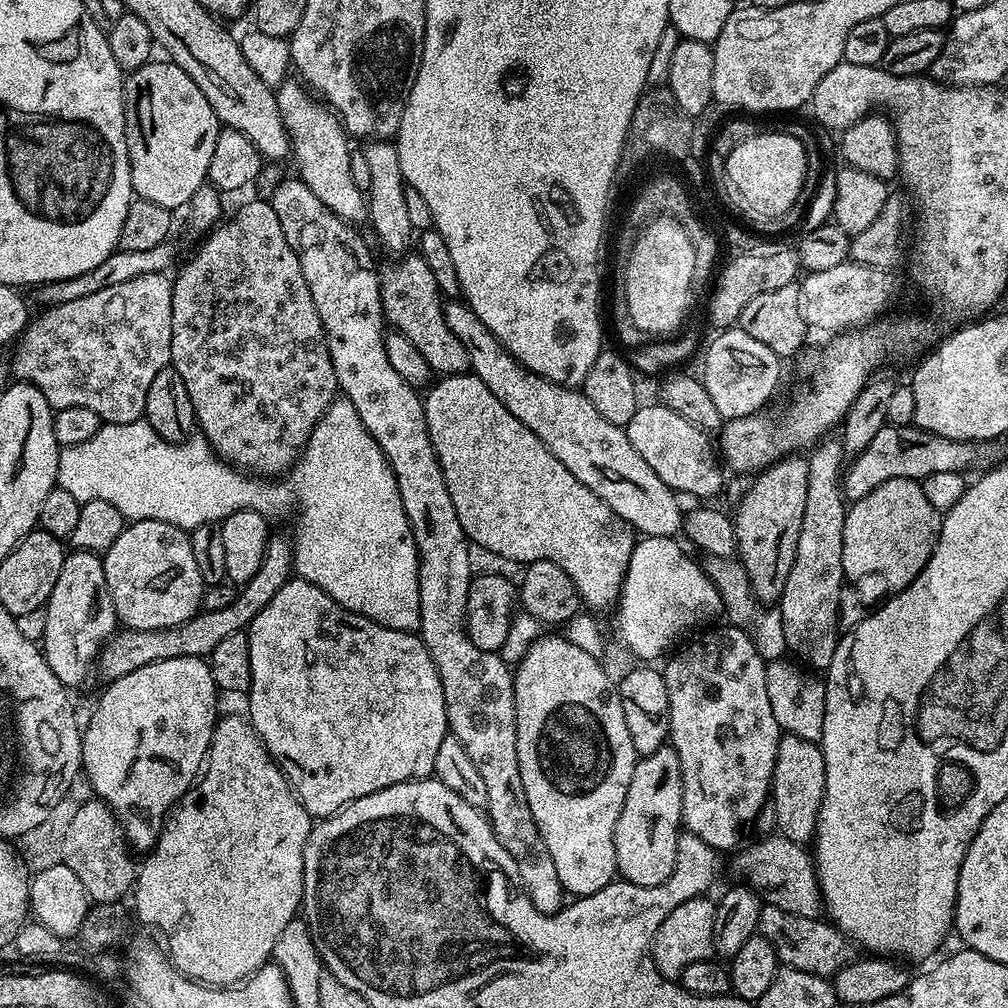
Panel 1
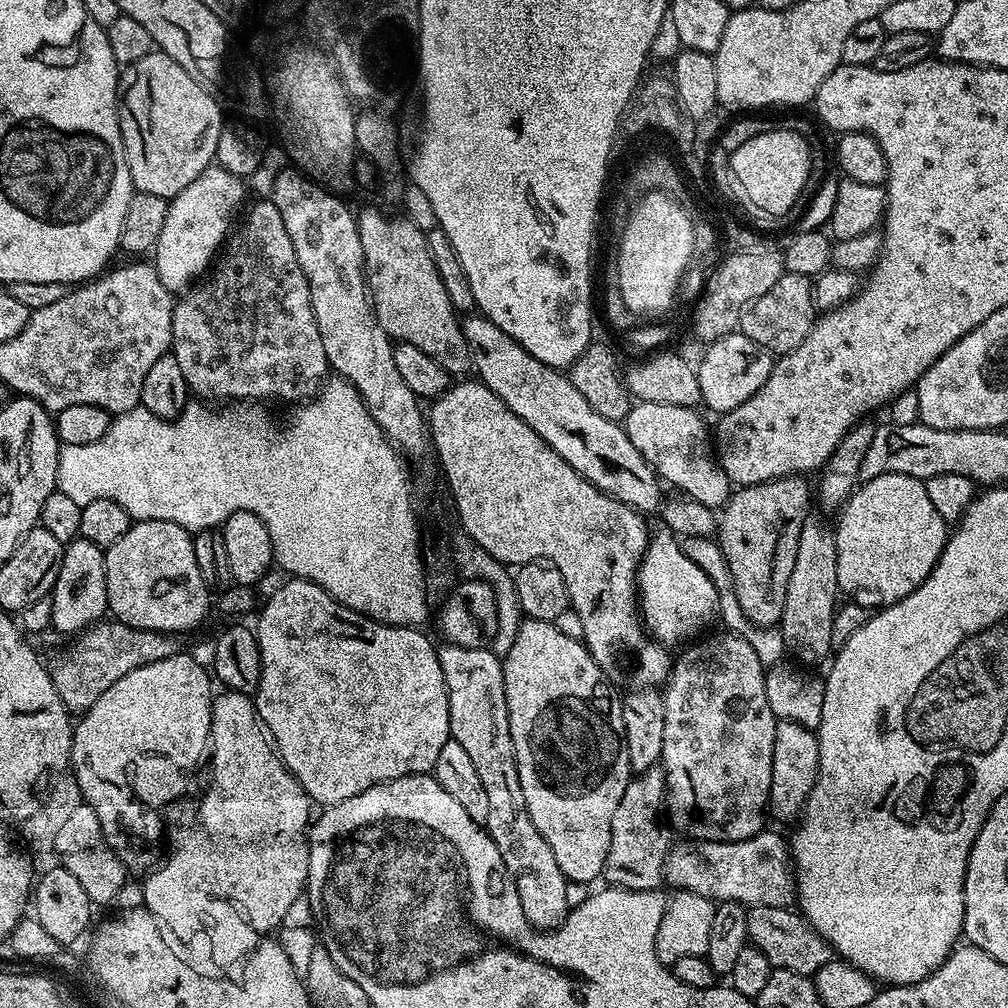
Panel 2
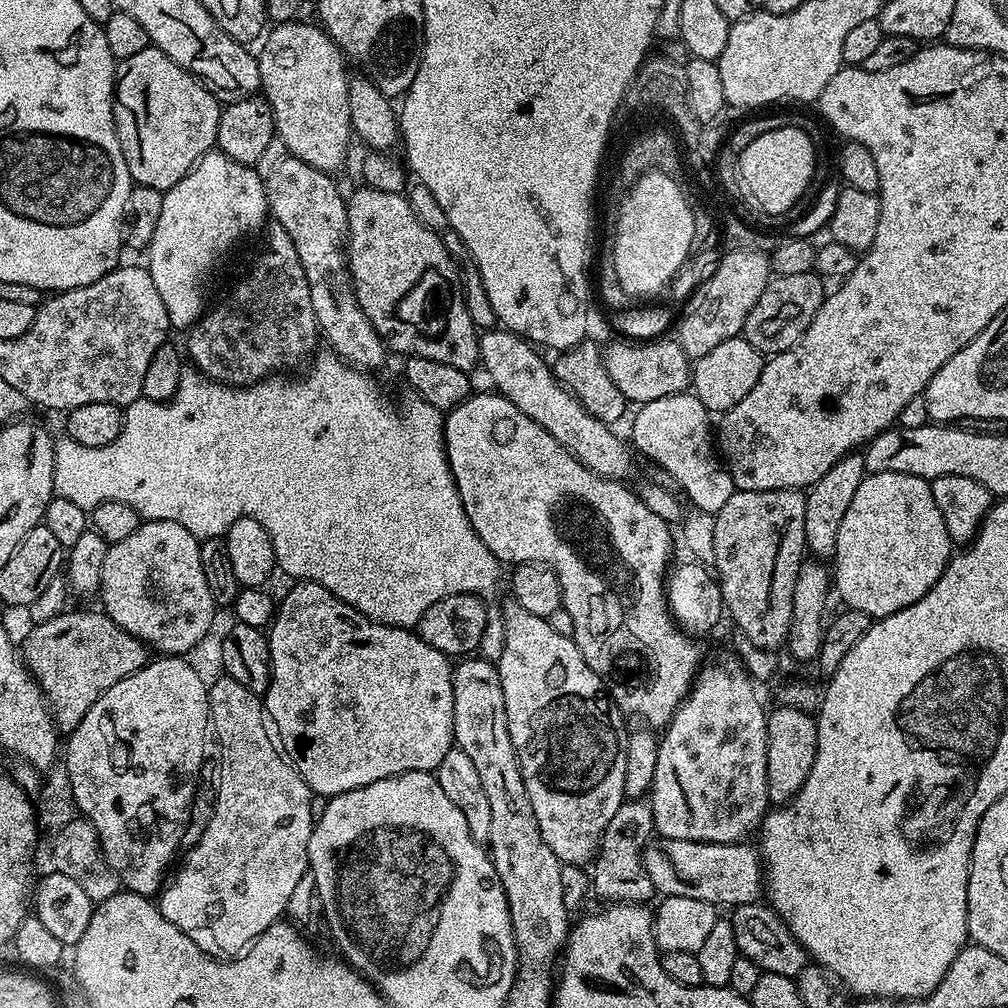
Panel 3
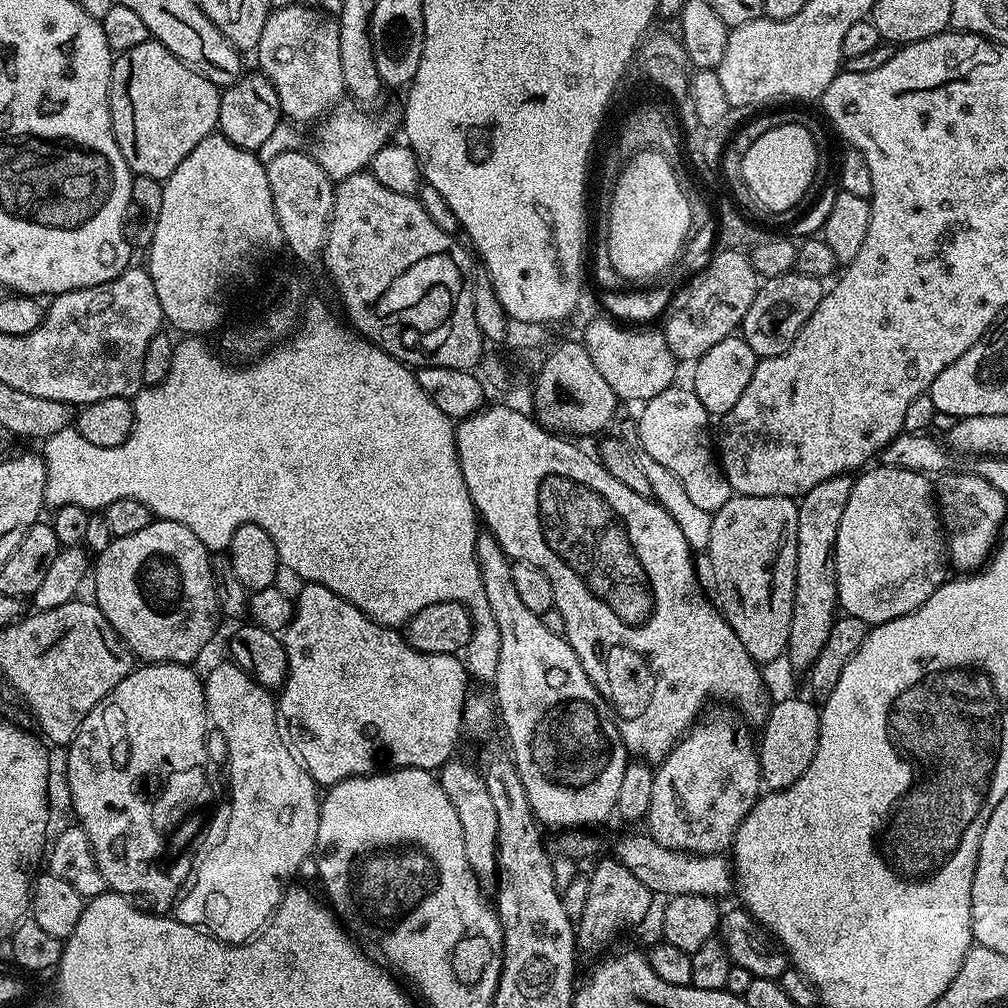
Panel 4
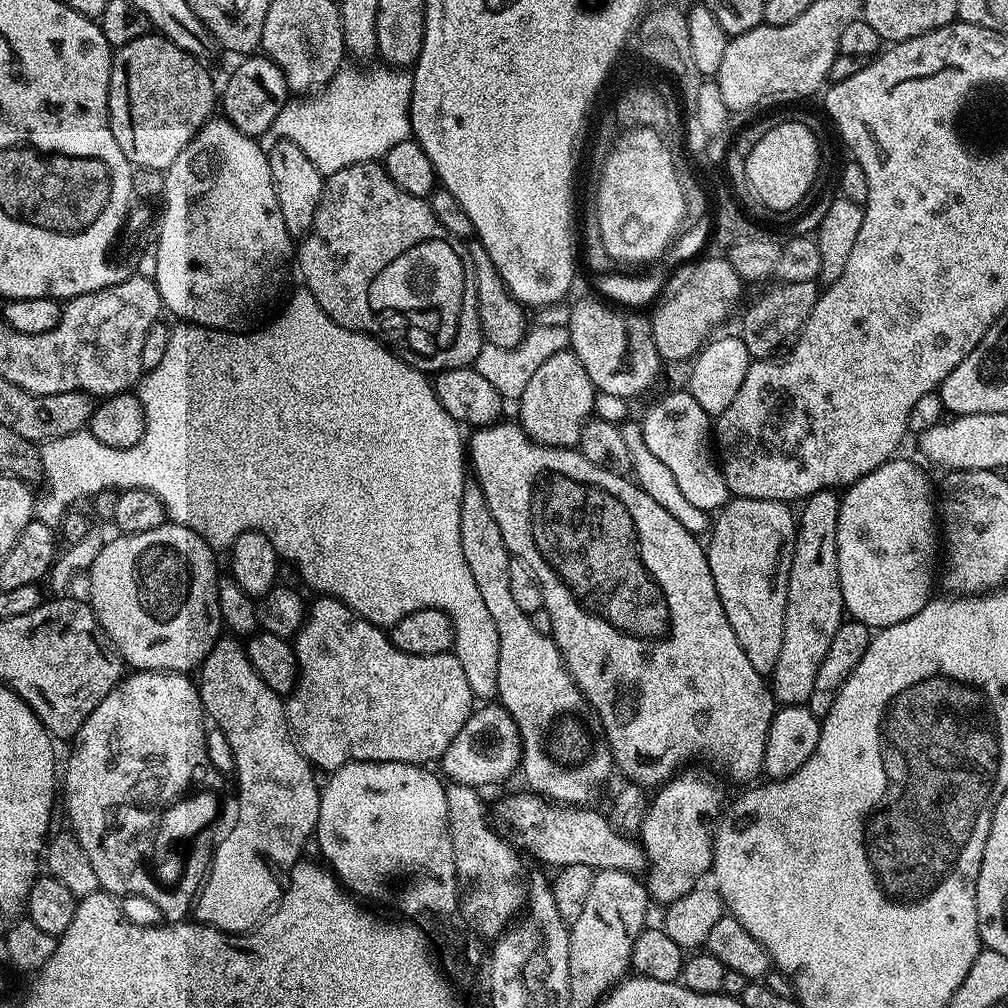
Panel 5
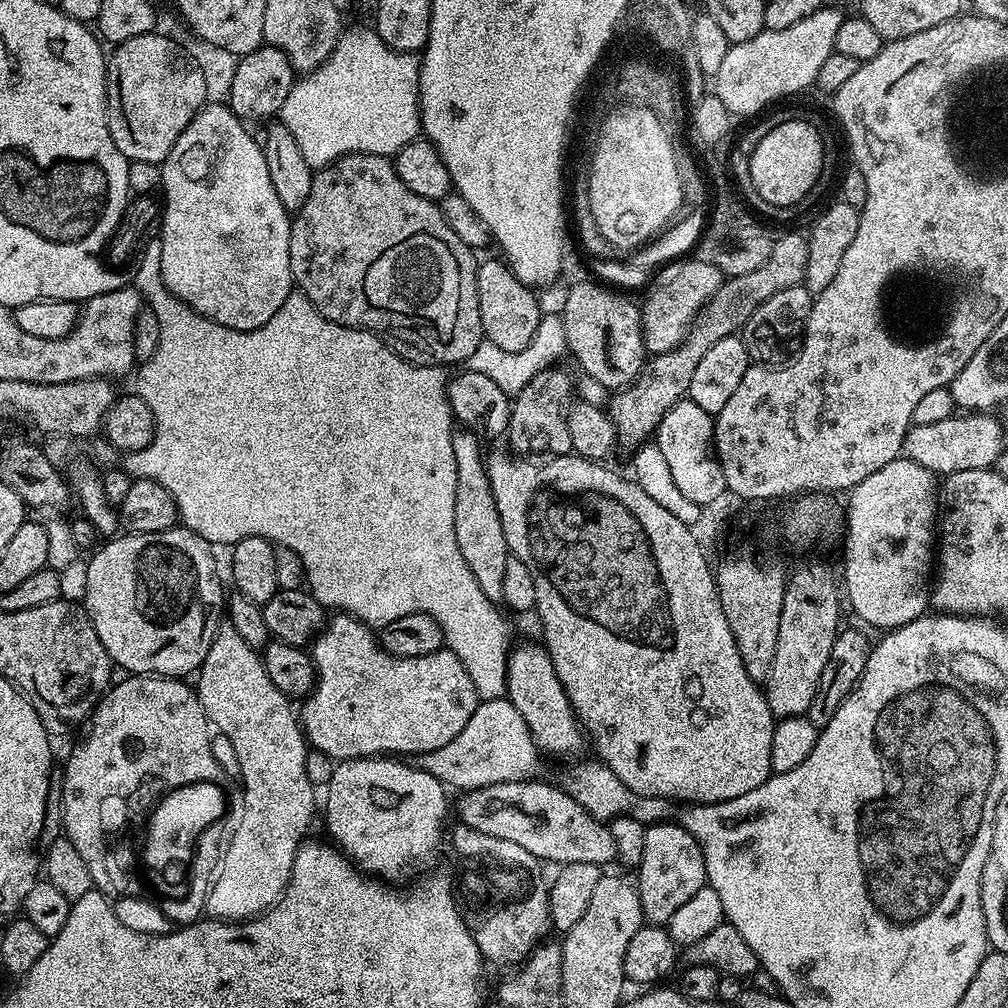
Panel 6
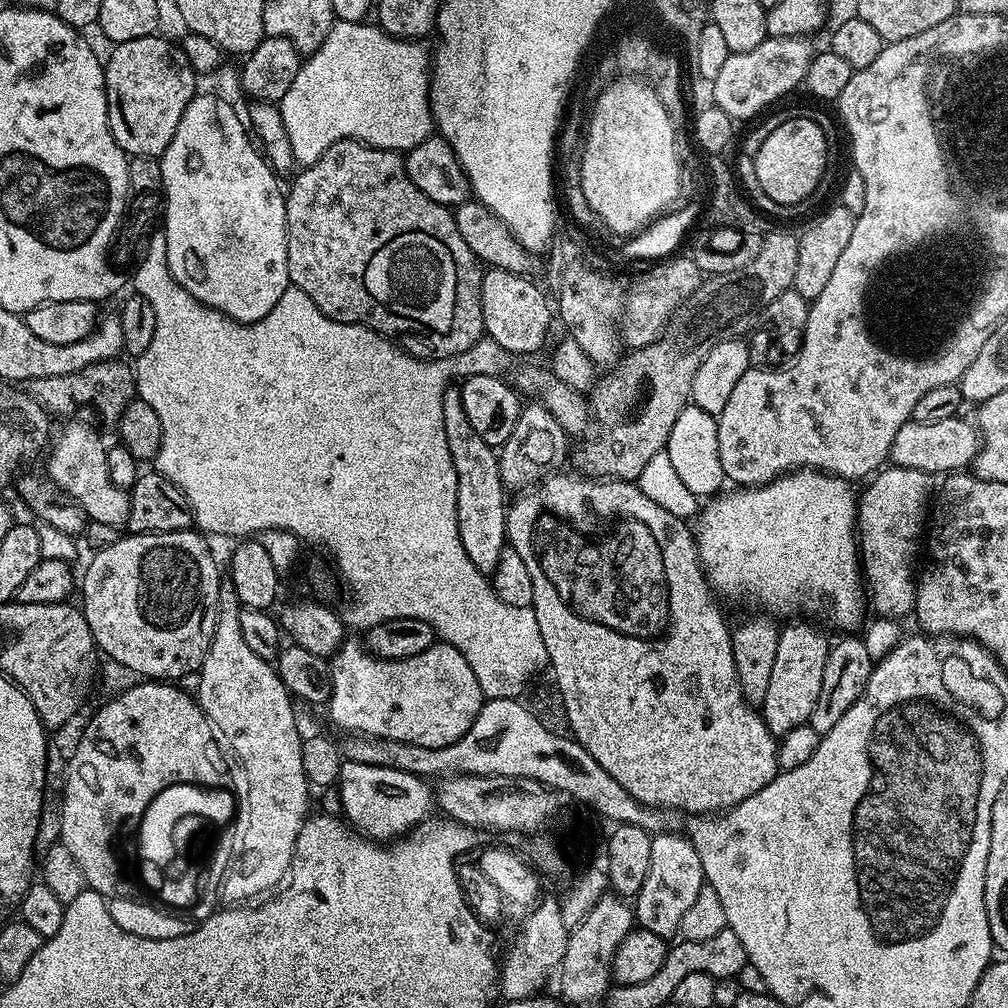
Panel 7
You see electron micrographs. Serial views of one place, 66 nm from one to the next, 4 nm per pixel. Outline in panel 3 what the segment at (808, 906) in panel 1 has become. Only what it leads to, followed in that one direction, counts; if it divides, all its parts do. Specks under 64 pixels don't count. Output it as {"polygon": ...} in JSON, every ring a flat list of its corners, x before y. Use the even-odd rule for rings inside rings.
{"polygon":[[661,839,660,844,656,843,649,843,644,850,644,869,661,897,699,898,717,906,735,906,757,903,765,891,765,865,759,851,748,842,715,844]]}

